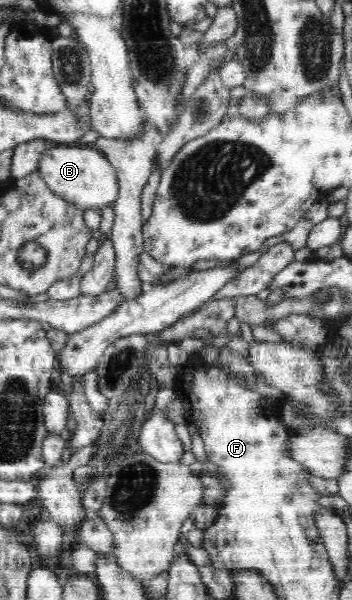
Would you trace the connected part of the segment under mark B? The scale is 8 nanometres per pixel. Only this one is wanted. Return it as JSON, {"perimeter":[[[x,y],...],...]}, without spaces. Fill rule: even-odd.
{"perimeter":[[[52,144],[41,153],[36,171],[41,174],[45,185],[49,186],[55,195],[84,210],[102,209],[112,205],[119,193],[117,172],[113,165],[101,150],[92,149],[84,144],[75,147]]]}

